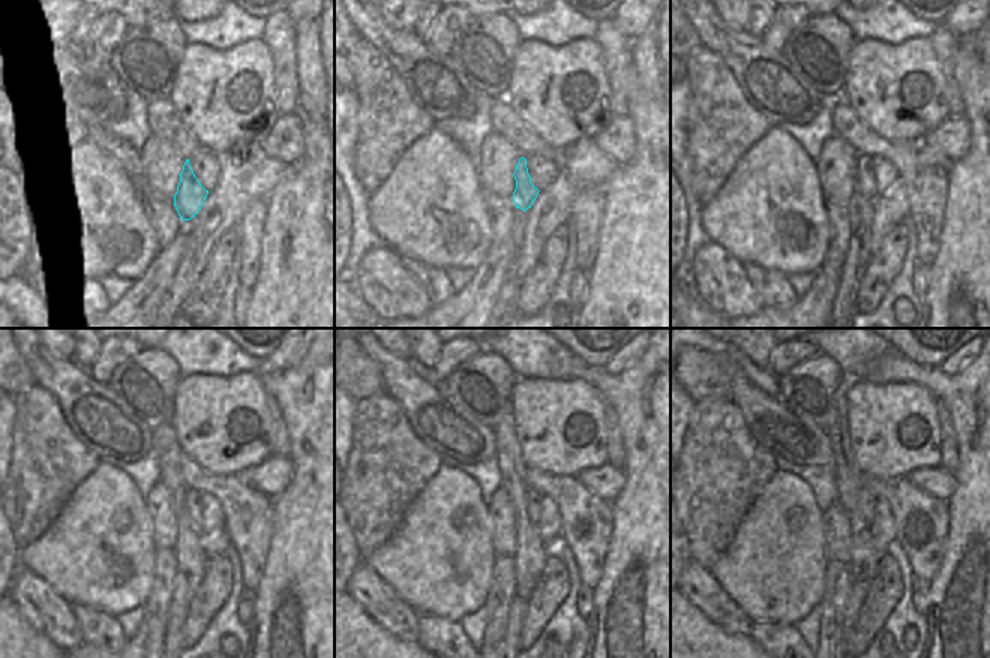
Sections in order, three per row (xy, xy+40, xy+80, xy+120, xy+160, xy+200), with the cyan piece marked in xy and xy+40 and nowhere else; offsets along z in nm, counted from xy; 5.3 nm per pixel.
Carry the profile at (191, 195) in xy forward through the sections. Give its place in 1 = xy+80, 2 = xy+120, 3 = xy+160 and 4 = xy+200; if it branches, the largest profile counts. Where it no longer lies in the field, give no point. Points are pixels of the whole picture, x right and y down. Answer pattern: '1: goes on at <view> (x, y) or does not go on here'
1: goes on at xy+80 (864, 185)
2: goes on at xy+120 (192, 496)
3: goes on at xy+160 (531, 498)
4: goes on at xy+200 (866, 501)

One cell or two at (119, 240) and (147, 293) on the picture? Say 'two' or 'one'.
two

